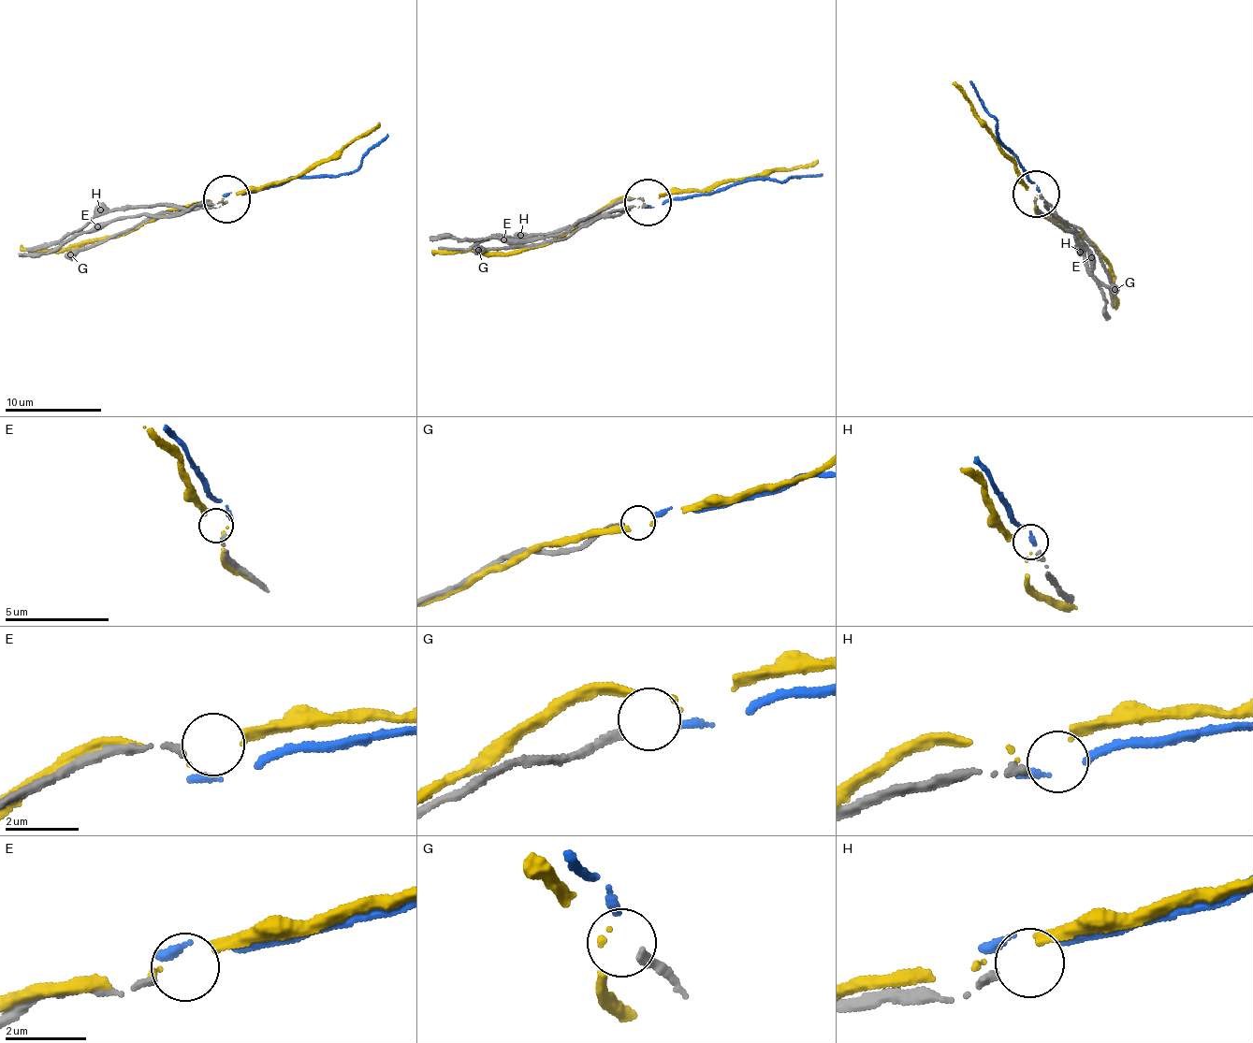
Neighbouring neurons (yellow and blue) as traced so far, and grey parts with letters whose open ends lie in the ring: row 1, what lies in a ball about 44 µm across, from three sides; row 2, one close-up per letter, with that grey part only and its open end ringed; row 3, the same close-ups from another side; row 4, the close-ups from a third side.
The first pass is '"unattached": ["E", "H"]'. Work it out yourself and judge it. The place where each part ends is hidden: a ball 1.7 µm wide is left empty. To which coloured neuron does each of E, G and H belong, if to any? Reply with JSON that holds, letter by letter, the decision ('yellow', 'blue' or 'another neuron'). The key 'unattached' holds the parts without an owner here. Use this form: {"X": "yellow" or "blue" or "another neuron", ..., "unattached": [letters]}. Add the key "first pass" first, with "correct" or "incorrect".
{"first pass": "correct", "E": "another neuron", "G": "blue", "H": "another neuron", "unattached": ["E", "H"]}

